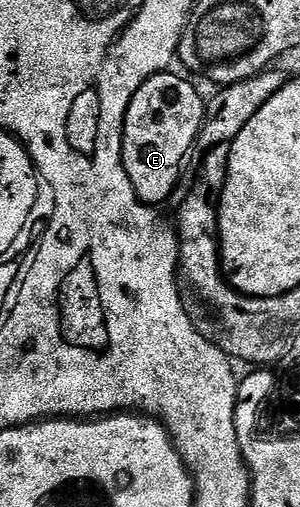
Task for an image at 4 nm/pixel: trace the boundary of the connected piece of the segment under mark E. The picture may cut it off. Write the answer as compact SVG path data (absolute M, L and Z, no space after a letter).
M162 72L150 76L139 88L139 92L135 92L125 117L125 131L121 145L123 164L127 168L127 176L135 188L135 192L146 204L168 203L172 190L176 188L182 169L186 165L185 157L192 152L193 146L195 150L201 137L201 130L205 127L206 99L201 99L200 92L187 79L180 78L179 75L173 73Z

